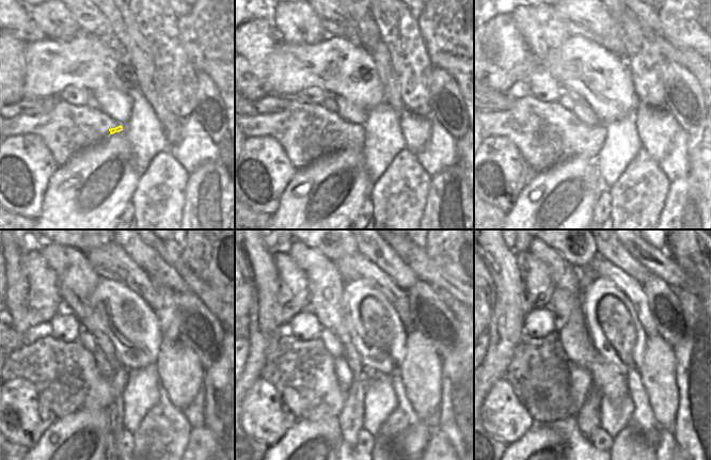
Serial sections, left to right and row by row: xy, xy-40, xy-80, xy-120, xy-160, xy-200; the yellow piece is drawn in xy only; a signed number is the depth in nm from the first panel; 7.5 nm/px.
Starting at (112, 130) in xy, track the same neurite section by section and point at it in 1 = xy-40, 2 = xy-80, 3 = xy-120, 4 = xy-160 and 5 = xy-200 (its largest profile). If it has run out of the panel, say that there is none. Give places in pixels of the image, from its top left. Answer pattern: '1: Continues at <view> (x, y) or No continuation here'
1: Continues at xy-40 (357, 135)
2: Continues at xy-80 (596, 133)
3: Continues at xy-120 (77, 280)
4: Continues at xy-160 (326, 284)
5: Continues at xy-200 (566, 299).

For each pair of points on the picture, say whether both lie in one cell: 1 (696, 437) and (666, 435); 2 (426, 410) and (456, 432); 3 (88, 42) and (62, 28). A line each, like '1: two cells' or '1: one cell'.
1: two cells
2: two cells
3: two cells

